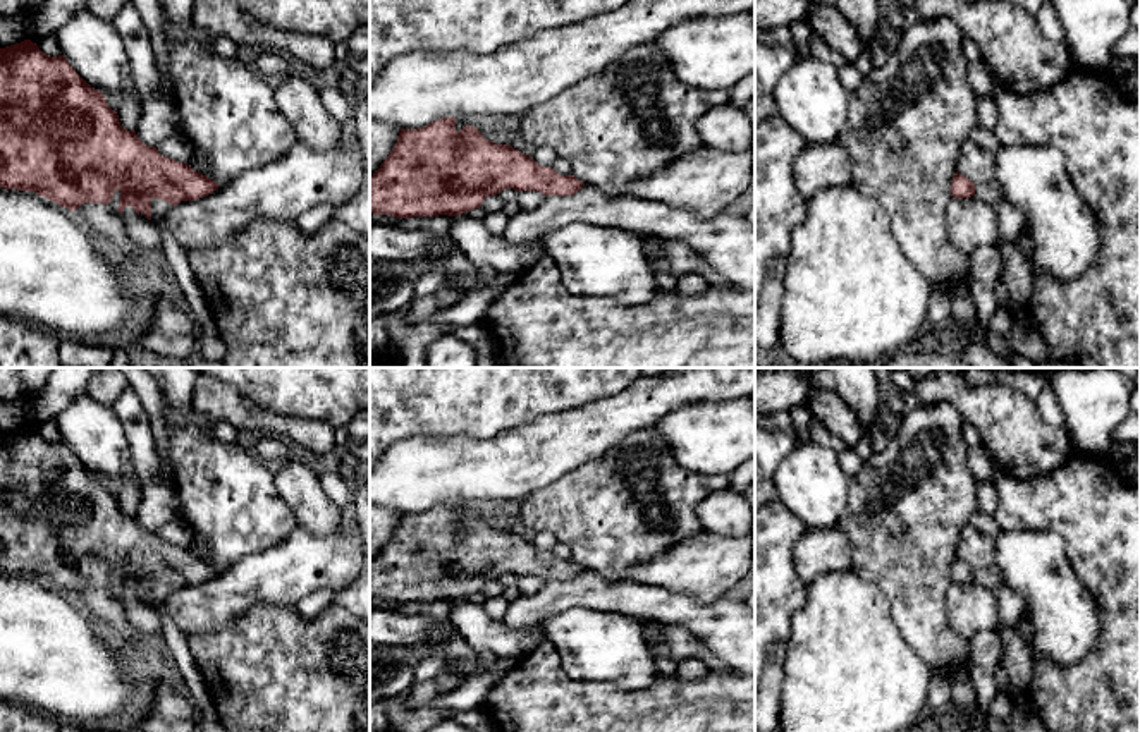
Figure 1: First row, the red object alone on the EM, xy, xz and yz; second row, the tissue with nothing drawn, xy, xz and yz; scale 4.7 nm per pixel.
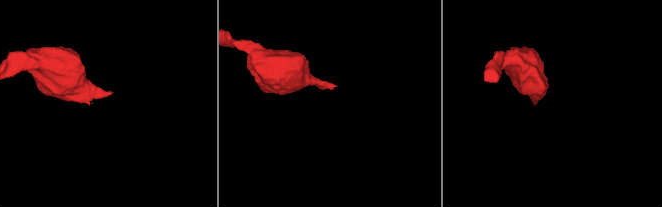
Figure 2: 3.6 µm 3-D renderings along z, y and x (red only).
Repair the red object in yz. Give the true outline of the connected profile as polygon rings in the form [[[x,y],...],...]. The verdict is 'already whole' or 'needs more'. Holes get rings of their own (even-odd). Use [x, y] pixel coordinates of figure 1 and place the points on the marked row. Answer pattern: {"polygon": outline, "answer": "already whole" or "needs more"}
{"polygon": [[[956,172],[953,177],[951,194],[958,199],[977,196],[978,199],[987,201],[992,206],[996,206],[1002,199],[1002,191],[996,179],[987,184],[975,186],[959,172]]], "answer": "needs more"}

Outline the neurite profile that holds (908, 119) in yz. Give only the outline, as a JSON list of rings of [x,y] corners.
[[[949,17],[918,19],[906,27],[887,62],[873,67],[849,93],[849,115],[836,139],[849,155],[851,186],[887,211],[903,253],[932,285],[949,292],[968,284],[971,271],[970,254],[954,247],[946,234],[946,206],[953,198],[959,151],[978,127],[963,38]]]

